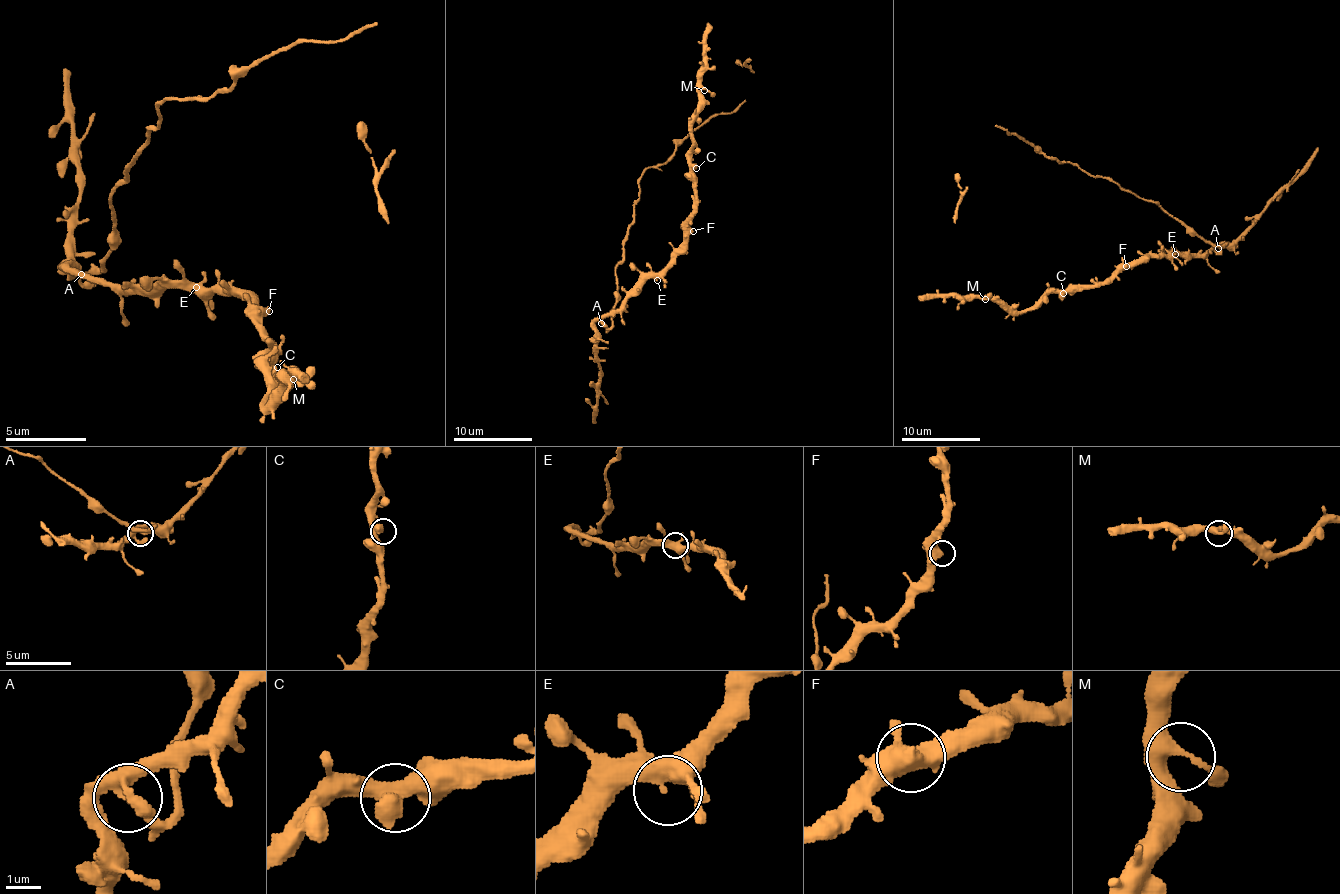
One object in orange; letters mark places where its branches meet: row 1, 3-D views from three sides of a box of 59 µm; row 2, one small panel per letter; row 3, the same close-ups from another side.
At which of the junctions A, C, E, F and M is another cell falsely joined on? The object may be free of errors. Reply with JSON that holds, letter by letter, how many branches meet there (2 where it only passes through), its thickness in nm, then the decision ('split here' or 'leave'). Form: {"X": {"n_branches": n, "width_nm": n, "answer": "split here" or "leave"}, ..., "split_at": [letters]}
{"A": {"n_branches": 4, "width_nm": 300, "answer": "split here"}, "C": {"n_branches": 2, "width_nm": 440, "answer": "leave"}, "E": {"n_branches": 4, "width_nm": 360, "answer": "leave"}, "F": {"n_branches": 2, "width_nm": 440, "answer": "leave"}, "M": {"n_branches": 3, "width_nm": 320, "answer": "leave"}, "split_at": ["A"]}

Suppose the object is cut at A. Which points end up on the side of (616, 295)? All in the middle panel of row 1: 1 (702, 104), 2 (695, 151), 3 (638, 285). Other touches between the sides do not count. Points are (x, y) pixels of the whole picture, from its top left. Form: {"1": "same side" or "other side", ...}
{"1": "other side", "2": "other side", "3": "other side"}

